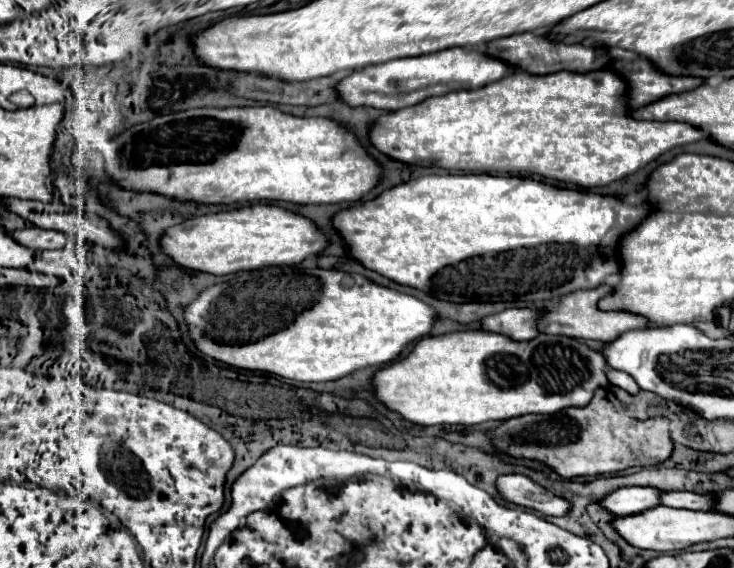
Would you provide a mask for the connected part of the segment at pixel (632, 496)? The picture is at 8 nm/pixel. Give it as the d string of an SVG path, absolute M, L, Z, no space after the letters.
M620 487L602 499L602 505L614 515L636 515L660 505L664 491L656 487Z

